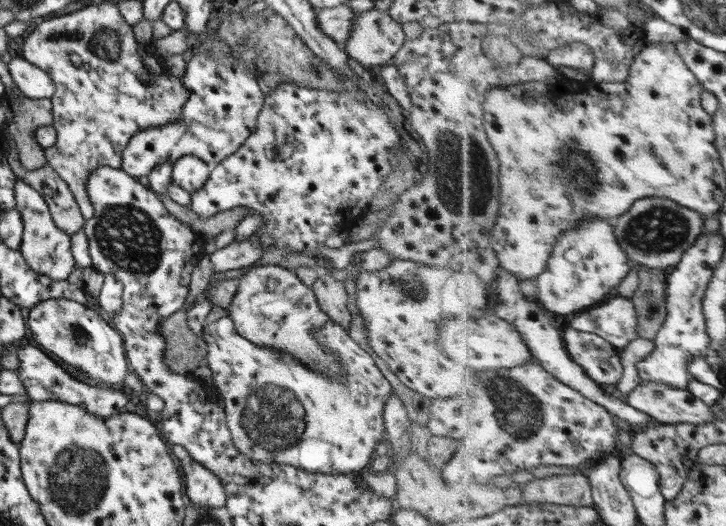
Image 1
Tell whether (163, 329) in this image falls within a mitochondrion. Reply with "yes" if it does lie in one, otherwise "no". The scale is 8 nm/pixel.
no

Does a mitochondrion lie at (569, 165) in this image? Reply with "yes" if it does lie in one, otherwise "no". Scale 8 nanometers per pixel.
yes

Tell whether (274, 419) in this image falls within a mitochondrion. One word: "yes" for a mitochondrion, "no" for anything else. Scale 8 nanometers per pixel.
yes

